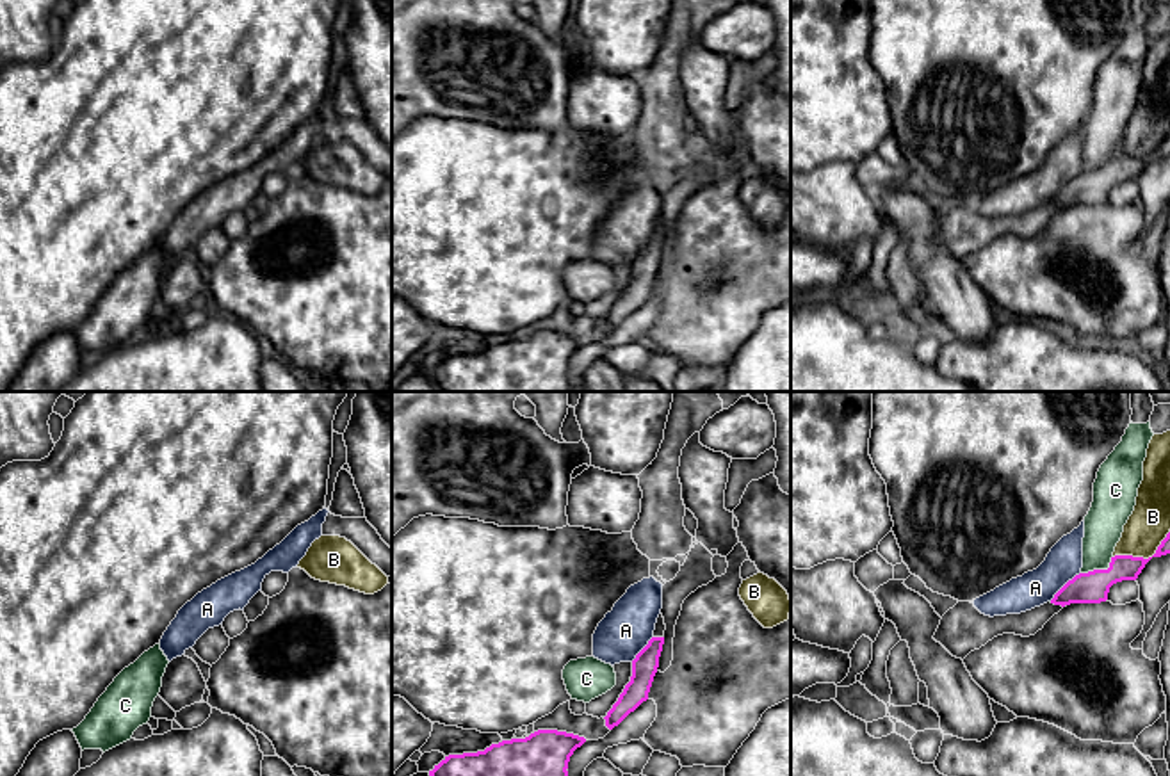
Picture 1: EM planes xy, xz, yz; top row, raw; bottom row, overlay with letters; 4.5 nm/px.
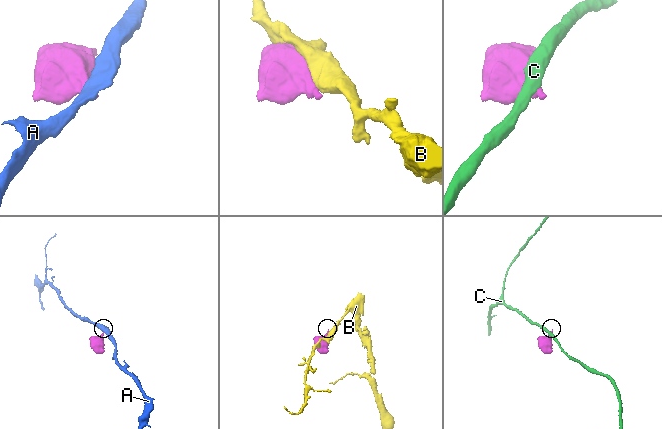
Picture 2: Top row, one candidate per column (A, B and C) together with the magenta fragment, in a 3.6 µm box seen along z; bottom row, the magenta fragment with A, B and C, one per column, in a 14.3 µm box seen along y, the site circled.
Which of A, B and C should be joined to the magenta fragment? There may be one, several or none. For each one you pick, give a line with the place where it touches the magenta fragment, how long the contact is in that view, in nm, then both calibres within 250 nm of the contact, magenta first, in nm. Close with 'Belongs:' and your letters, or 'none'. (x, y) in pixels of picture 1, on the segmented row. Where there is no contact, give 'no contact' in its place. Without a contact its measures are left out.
Belongs: none

